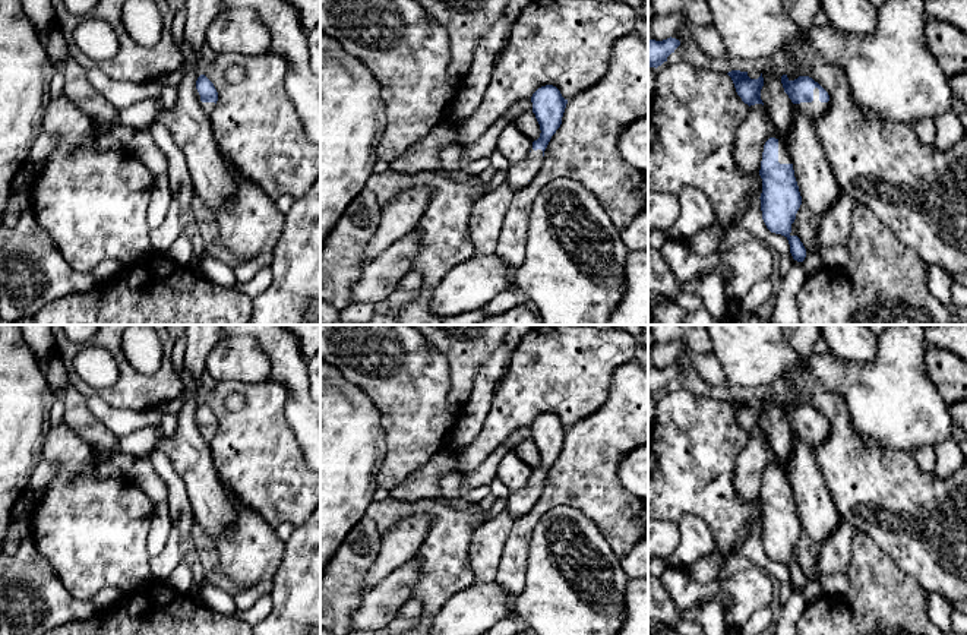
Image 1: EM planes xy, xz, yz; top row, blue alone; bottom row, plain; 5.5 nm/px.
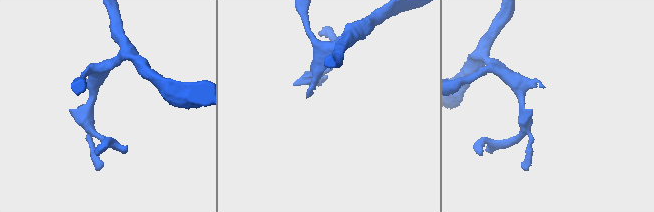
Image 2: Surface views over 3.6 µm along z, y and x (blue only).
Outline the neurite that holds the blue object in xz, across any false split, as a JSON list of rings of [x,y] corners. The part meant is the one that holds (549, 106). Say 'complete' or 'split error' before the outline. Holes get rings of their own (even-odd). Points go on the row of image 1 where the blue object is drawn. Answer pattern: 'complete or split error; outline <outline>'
split error; outline [[[553,85],[538,88],[533,97],[533,113],[540,124],[540,138],[533,142],[531,152],[516,164],[512,164],[506,174],[506,184],[516,192],[524,187],[541,168],[544,151],[562,124],[568,104],[560,91]]]

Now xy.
split error; outline [[[200,75],[196,80],[196,95],[200,108],[211,114],[218,101],[218,92],[205,75]]]

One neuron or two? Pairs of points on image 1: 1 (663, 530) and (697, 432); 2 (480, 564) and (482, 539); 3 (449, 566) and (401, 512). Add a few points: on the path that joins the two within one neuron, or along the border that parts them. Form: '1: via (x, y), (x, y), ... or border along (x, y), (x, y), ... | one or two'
1: border along (663, 518), (670, 518), (676, 523) | two
2: via (482, 558), (482, 545) | one
3: via (446, 546), (446, 530), (426, 509), (422, 509) | one

